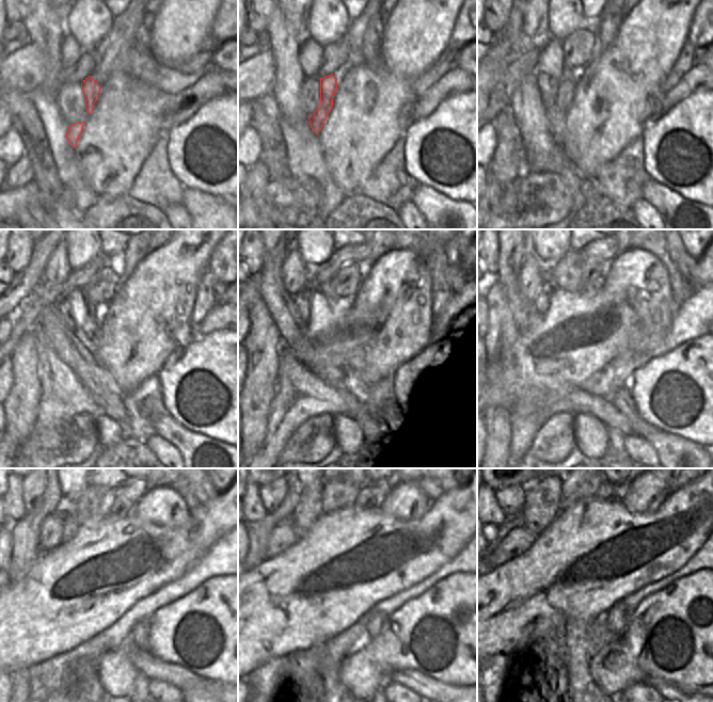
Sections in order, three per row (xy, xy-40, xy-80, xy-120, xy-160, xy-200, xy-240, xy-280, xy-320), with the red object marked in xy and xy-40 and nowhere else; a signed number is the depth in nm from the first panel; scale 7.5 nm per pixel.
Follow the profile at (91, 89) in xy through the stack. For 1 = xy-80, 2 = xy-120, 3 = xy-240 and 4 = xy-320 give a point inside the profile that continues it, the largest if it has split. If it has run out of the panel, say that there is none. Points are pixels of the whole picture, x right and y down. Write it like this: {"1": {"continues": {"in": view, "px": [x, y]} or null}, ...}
{"1": {"continues": {"in": "xy-80", "px": [556, 114]}}, "2": {"continues": {"in": "xy-120", "px": [72, 347]}}, "3": {"continues": {"in": "xy-240", "px": [32, 490]}}, "4": {"continues": {"in": "xy-320", "px": [510, 499]}}}

